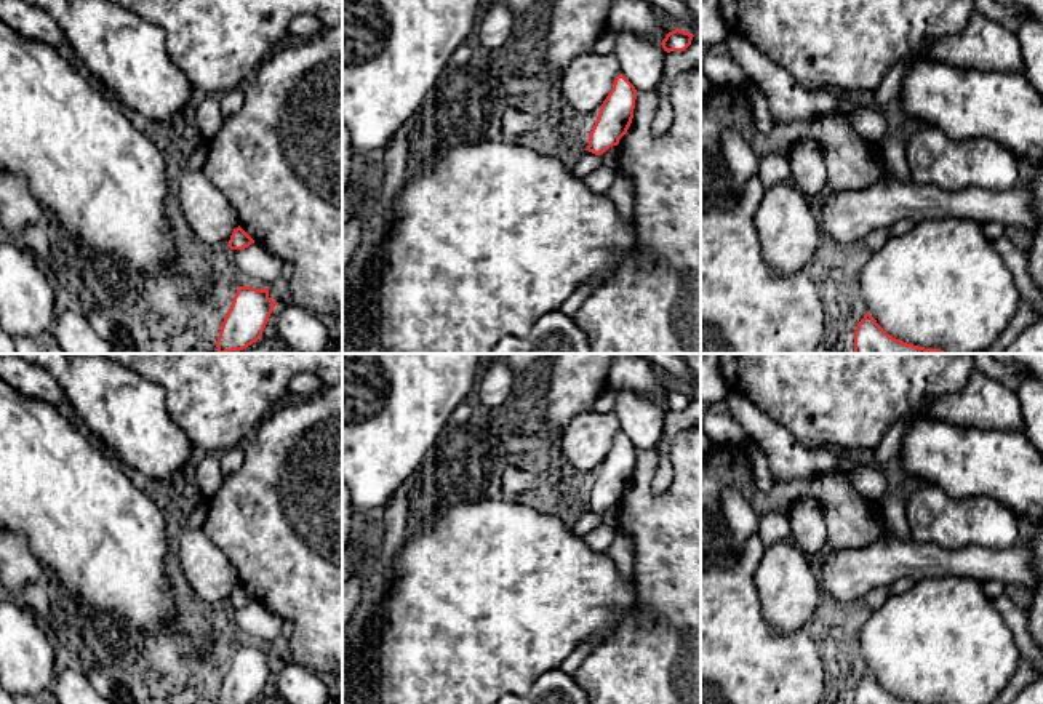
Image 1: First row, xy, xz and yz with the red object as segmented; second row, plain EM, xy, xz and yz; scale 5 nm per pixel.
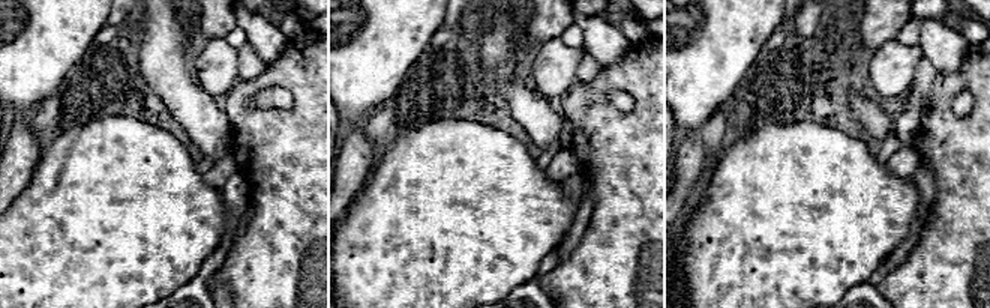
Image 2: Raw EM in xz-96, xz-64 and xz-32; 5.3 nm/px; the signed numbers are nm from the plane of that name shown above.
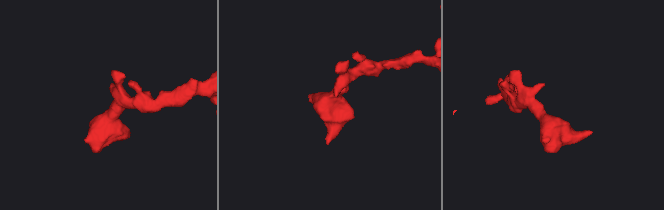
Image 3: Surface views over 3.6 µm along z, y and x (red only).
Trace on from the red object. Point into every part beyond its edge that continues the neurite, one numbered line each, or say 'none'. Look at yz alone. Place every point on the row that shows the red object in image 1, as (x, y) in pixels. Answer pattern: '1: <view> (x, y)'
none

